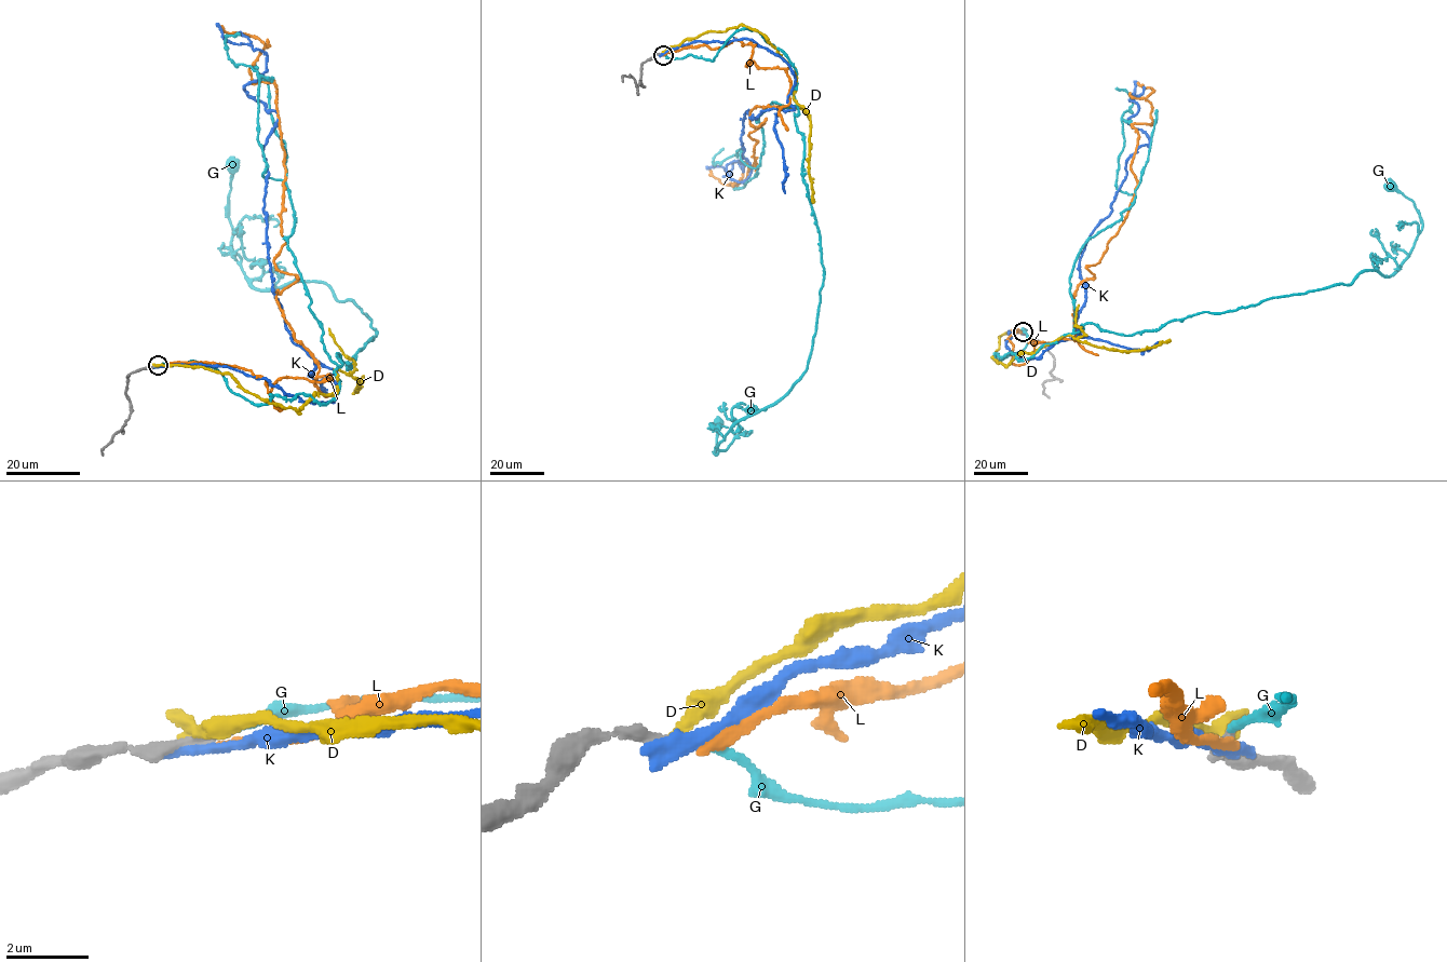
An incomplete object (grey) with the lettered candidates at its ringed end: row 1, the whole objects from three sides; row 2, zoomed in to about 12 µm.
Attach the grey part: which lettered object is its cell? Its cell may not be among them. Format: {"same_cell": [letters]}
{"same_cell": ["G"]}

